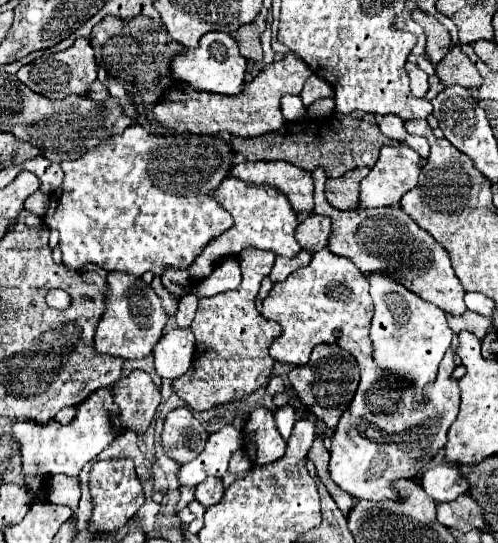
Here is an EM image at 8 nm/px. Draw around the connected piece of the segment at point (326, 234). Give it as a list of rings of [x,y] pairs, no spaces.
[[[312,214],[300,222],[296,230],[296,240],[308,252],[318,252],[328,246],[331,233],[331,218],[328,216]]]

